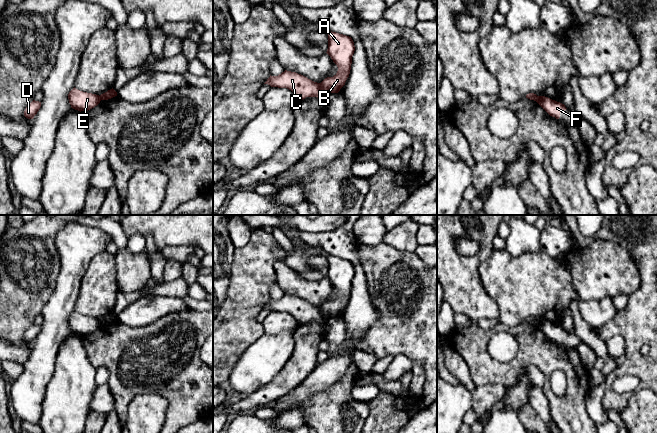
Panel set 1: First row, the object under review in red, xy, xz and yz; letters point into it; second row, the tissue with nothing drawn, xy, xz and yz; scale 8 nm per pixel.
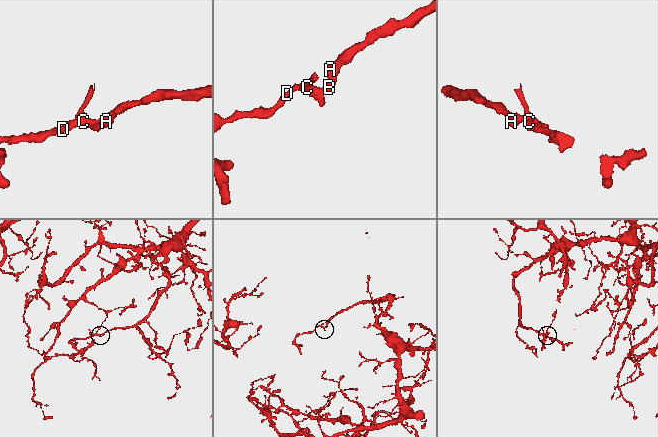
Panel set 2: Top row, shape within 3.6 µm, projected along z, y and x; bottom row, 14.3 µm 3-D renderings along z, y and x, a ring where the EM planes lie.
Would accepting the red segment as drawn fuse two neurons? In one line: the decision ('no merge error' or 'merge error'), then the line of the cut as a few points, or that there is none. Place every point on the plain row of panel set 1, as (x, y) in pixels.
merge error | xz (319, 307), (325, 317)

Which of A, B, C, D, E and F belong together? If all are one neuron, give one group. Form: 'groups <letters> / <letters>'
groups A B / C D E F

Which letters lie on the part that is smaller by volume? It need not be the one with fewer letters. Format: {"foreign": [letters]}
{"foreign": ["C", "D", "E", "F"]}

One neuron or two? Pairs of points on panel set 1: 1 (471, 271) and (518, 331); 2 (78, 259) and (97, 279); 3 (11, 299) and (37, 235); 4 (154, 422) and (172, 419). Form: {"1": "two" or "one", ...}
{"1": "one", "2": "two", "3": "one", "4": "two"}

